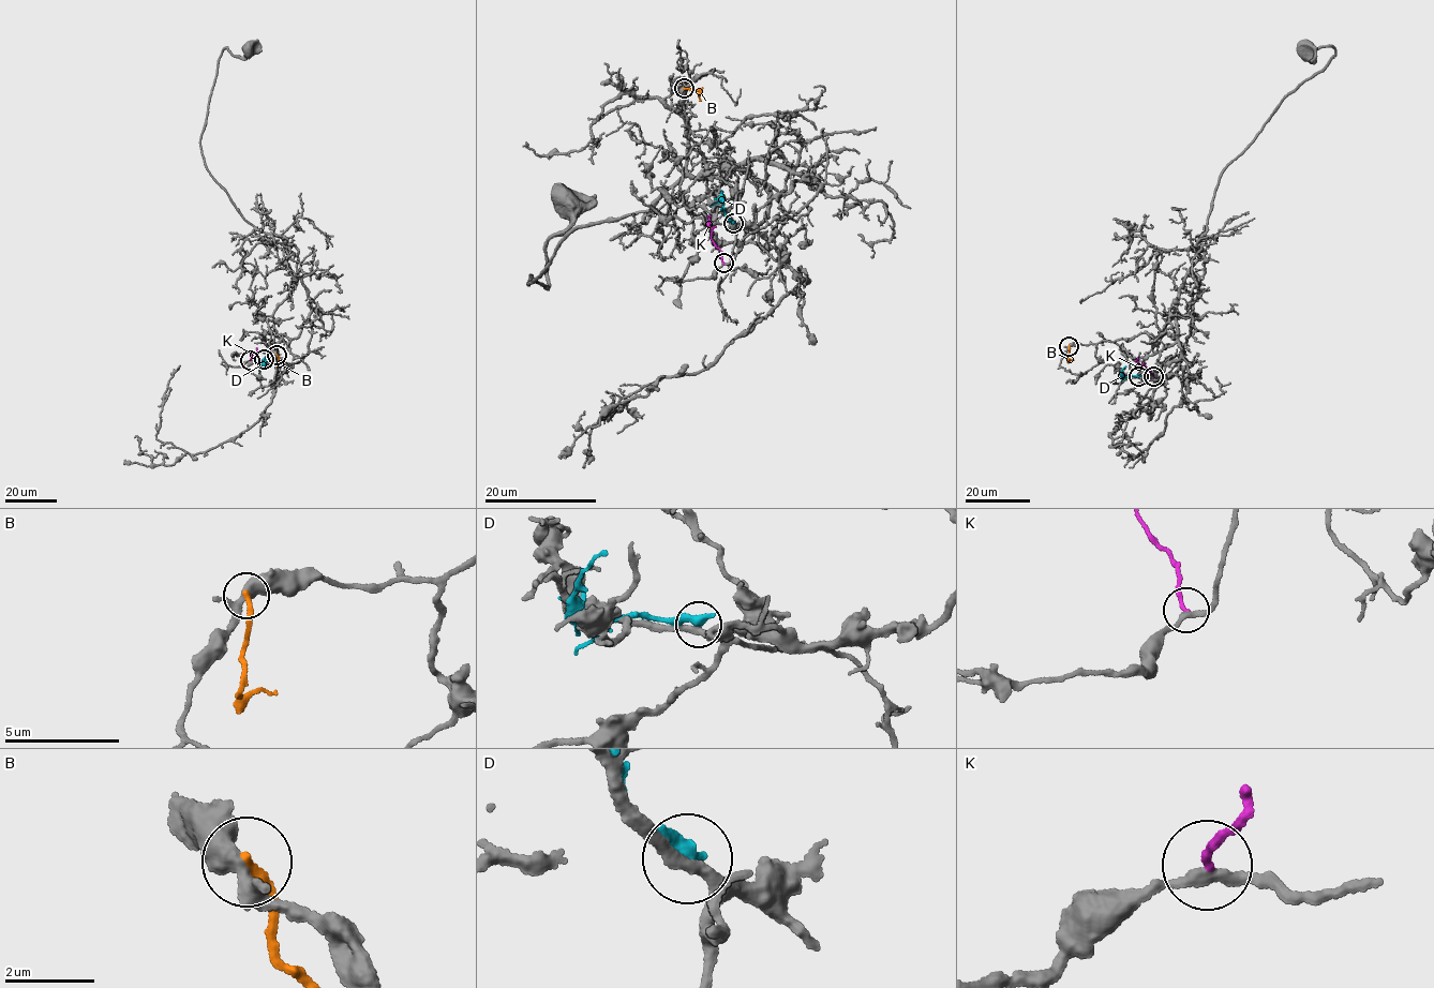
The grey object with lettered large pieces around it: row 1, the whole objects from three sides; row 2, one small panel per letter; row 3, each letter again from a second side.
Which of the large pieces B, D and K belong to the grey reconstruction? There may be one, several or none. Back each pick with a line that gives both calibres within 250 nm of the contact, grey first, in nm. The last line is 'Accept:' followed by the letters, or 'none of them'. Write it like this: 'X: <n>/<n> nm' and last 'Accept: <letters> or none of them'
Accept: none of them

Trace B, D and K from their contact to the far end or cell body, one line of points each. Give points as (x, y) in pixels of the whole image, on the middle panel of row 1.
B: (684, 88), (691, 92), (701, 90), (701, 101)
D: (733, 223), (726, 215), (722, 192)
K: (723, 263), (712, 239), (711, 215)

